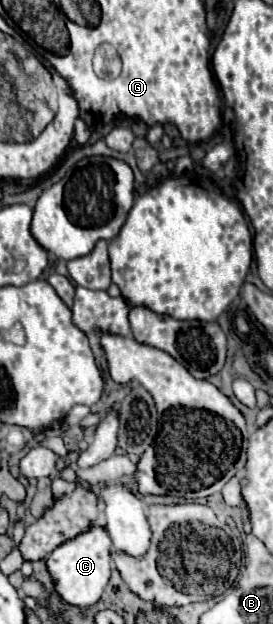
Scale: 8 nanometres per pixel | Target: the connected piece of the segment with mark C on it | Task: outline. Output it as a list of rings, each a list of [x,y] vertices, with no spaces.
[[[93,524],[89,530],[77,534],[75,538],[59,544],[51,556],[47,558],[47,568],[55,578],[55,590],[67,604],[75,604],[79,608],[89,608],[95,604],[111,576],[111,538],[107,530],[99,524]]]

